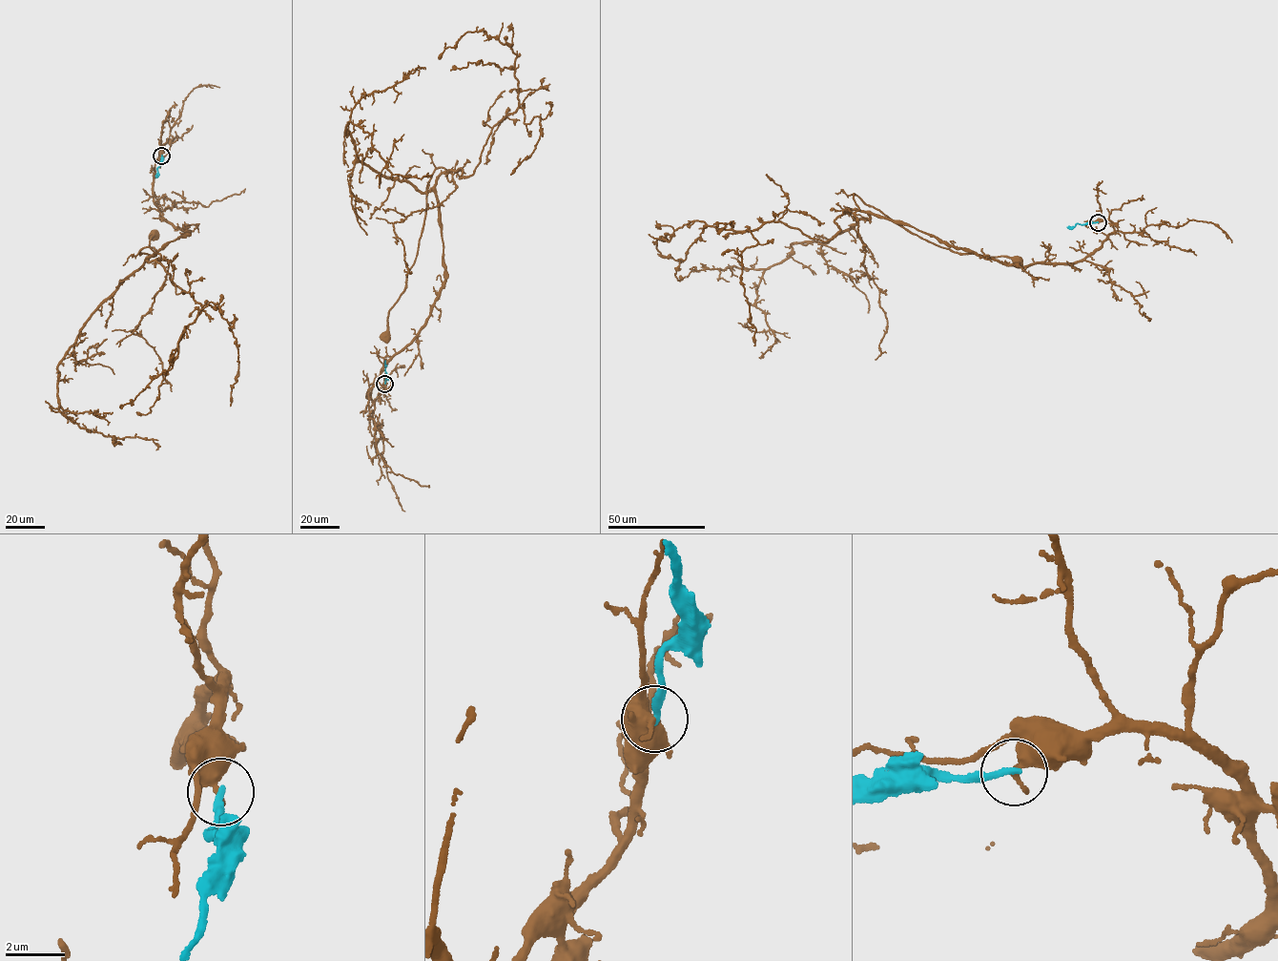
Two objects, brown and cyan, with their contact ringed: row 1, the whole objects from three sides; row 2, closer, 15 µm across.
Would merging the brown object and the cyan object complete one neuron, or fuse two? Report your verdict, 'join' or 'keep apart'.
keep apart

